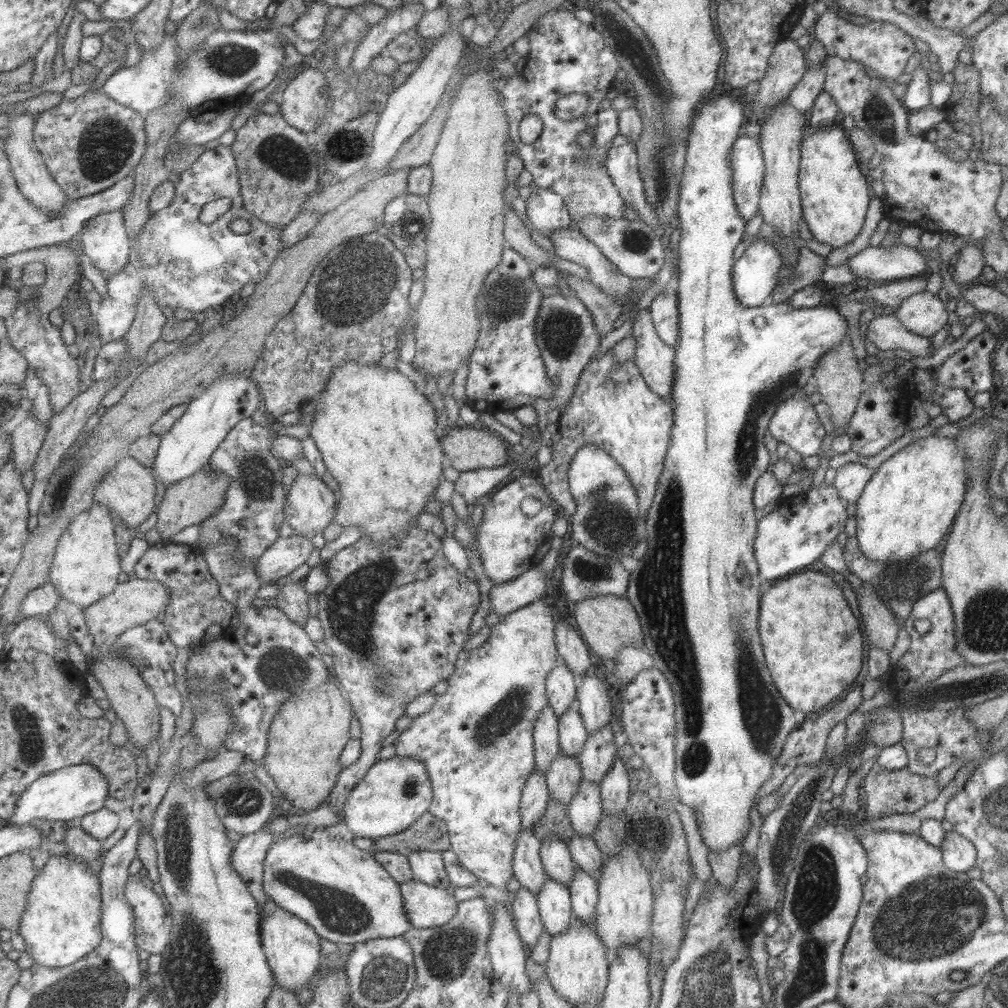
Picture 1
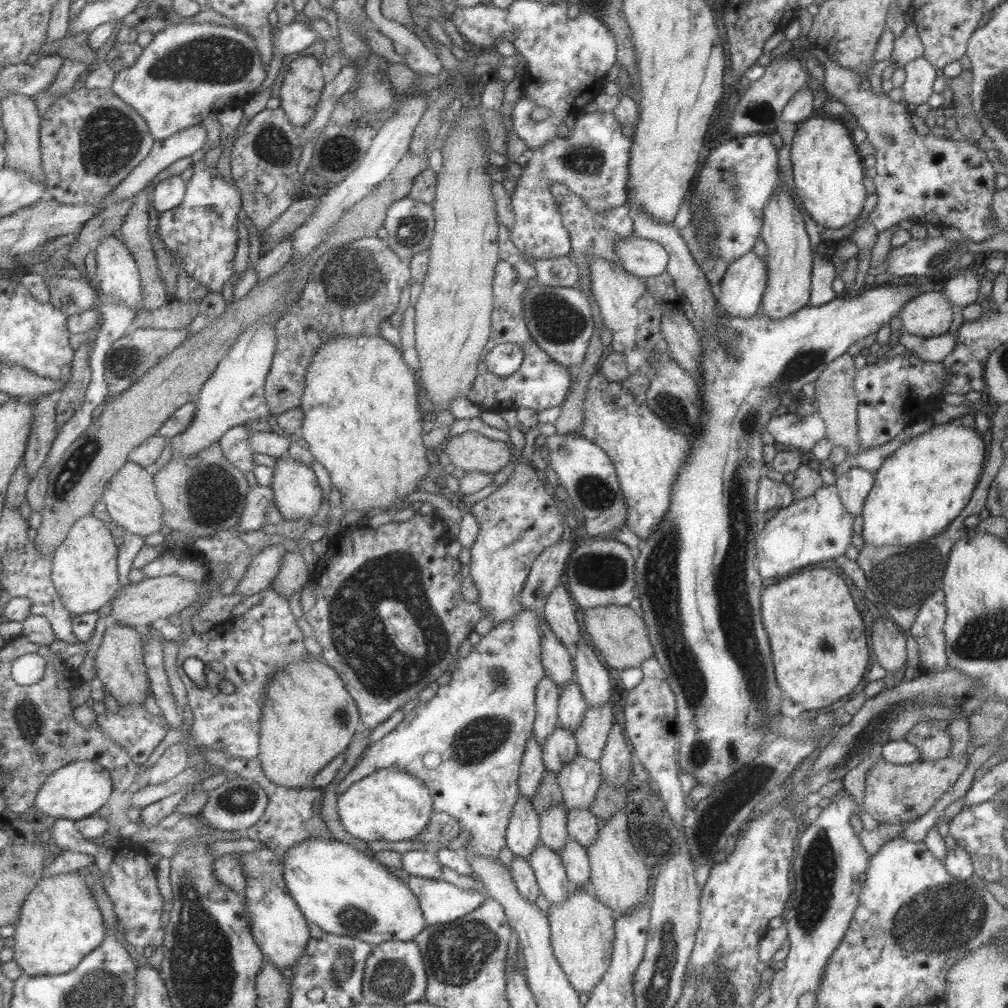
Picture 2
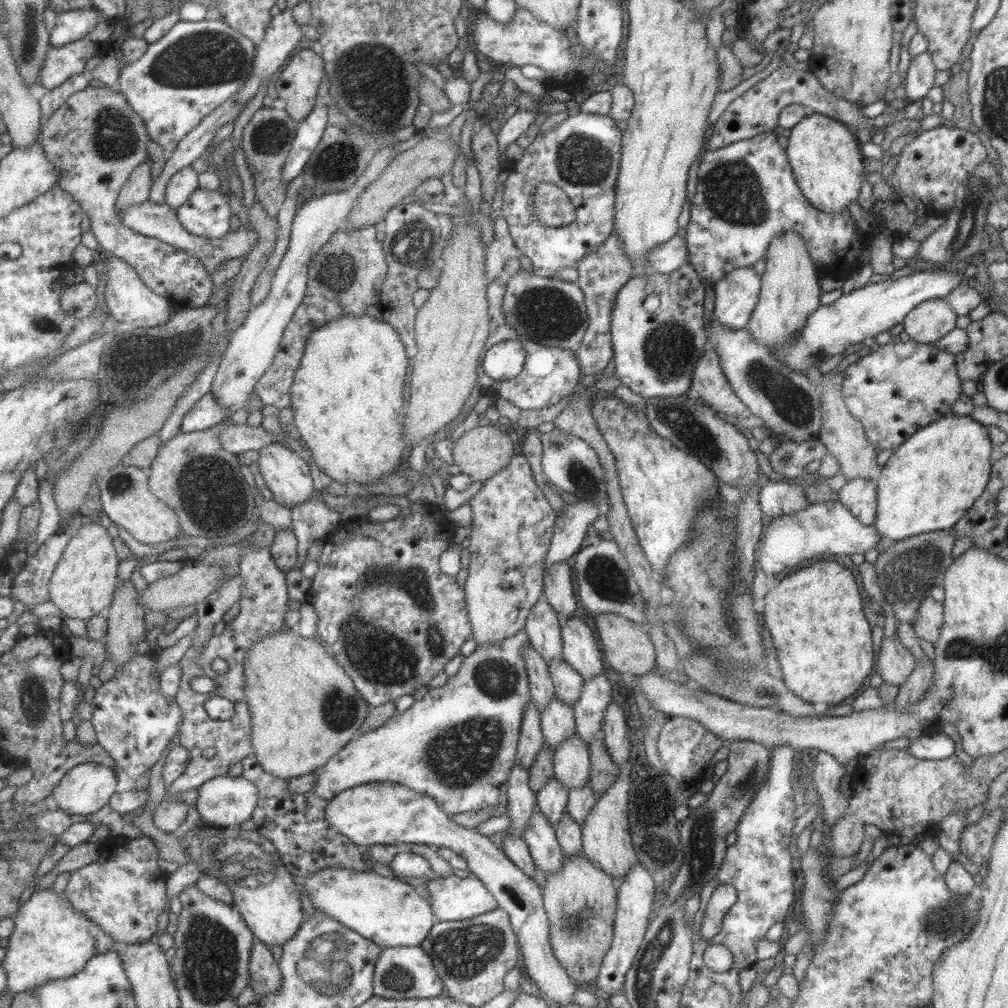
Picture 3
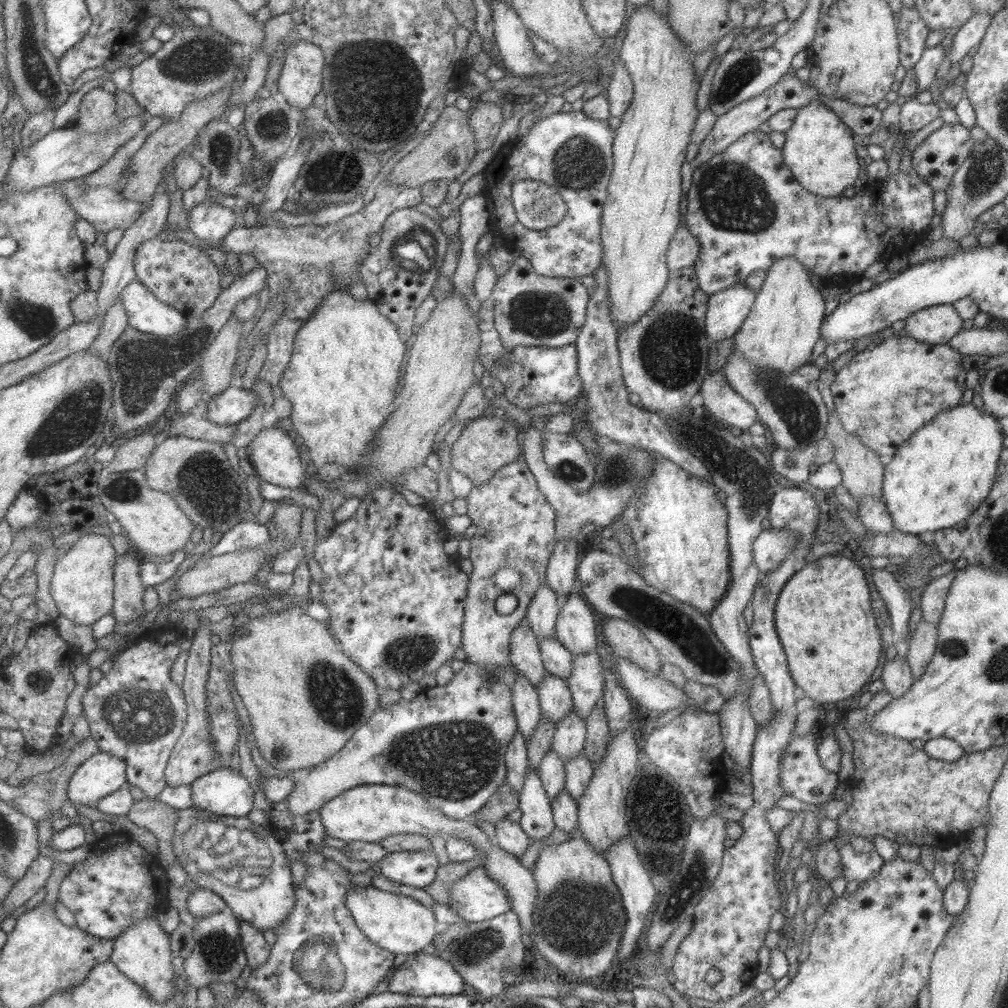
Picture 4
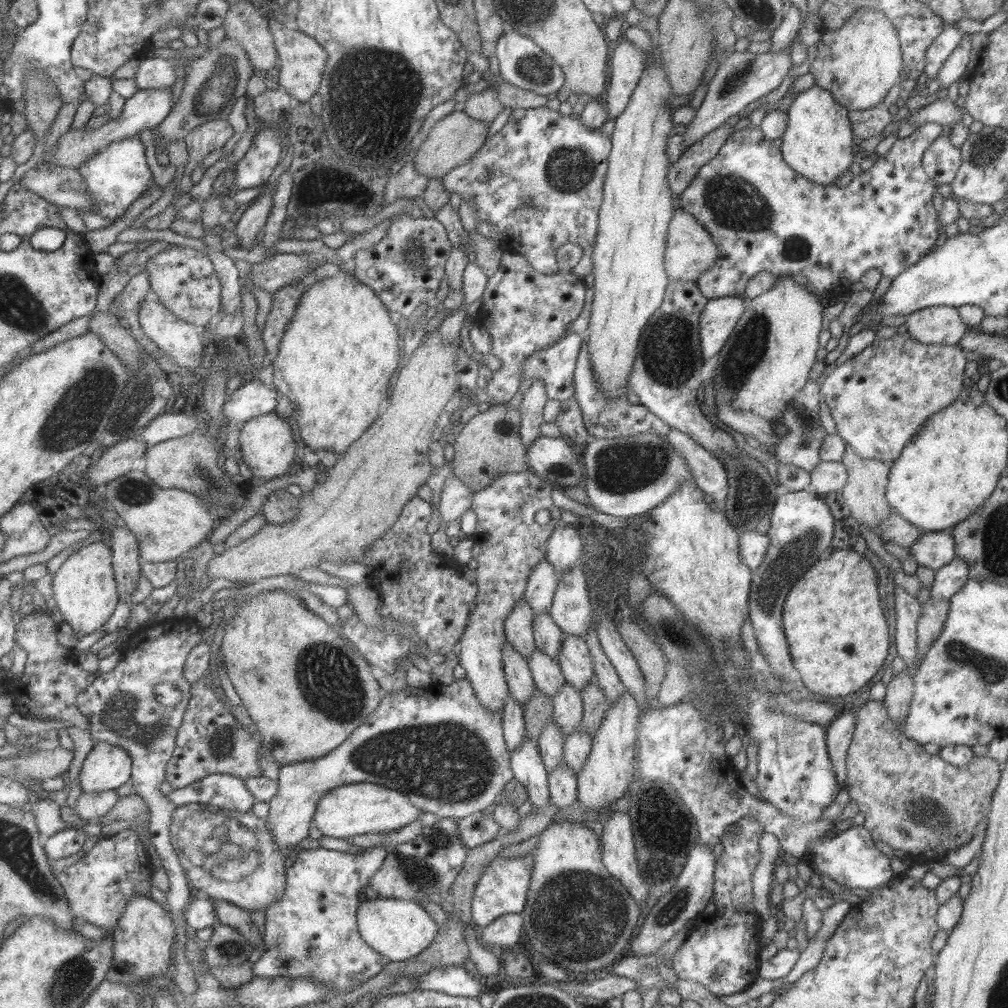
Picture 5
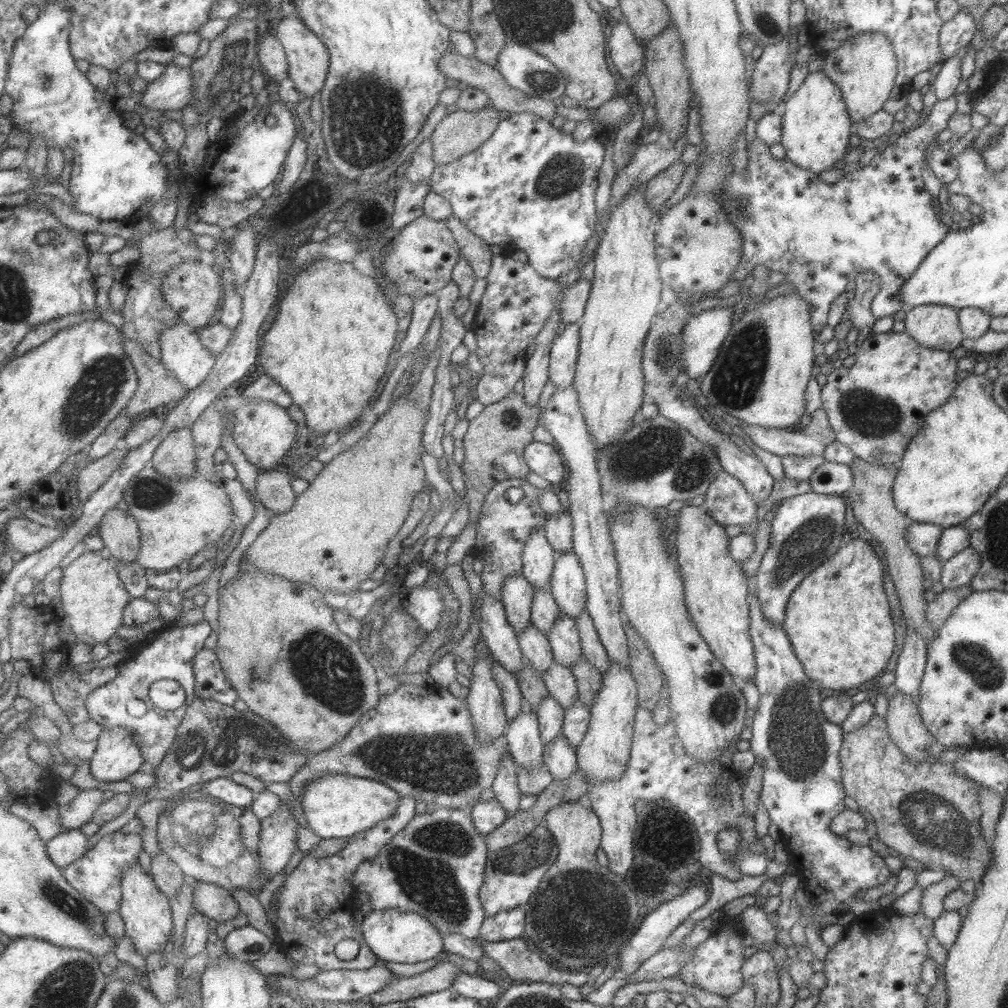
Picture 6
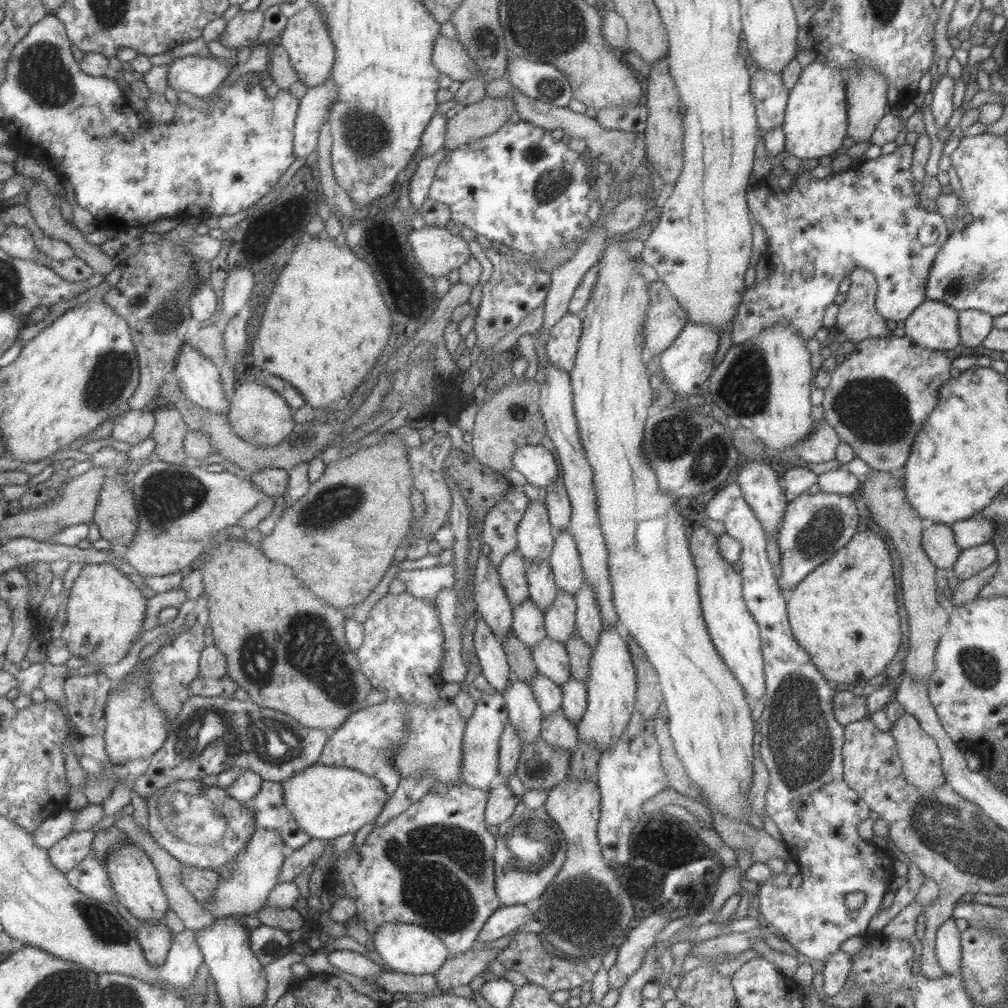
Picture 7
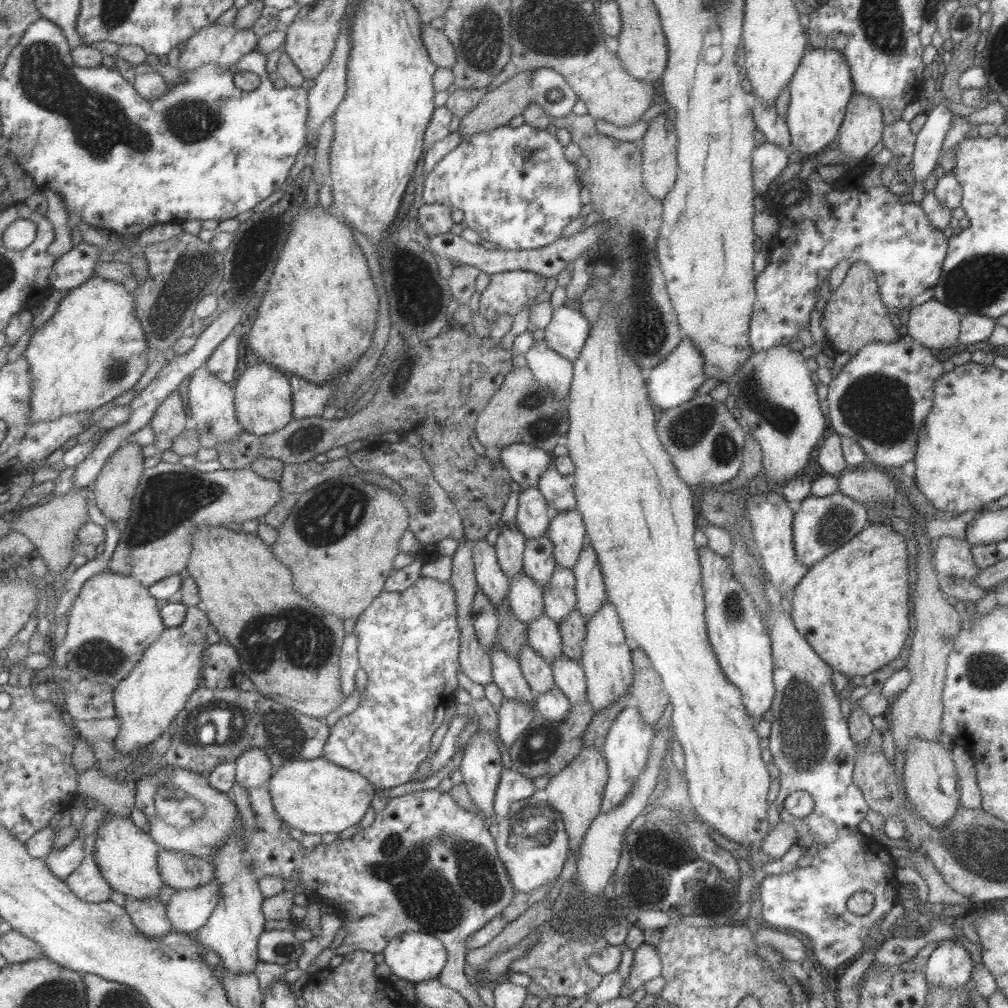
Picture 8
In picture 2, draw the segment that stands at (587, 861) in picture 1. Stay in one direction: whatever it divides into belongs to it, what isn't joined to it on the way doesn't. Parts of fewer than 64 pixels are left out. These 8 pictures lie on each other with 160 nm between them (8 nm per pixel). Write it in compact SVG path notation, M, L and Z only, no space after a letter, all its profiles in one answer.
M569 809L566 812L567 837L583 849L593 845L593 840L597 839L598 823L593 814L588 809Z

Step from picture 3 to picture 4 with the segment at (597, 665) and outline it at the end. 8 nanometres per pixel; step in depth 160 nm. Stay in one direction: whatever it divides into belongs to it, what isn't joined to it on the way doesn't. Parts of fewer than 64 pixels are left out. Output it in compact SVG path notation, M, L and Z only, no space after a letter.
M578 590L560 601L554 637L572 656L595 651L595 628L592 607L585 602Z

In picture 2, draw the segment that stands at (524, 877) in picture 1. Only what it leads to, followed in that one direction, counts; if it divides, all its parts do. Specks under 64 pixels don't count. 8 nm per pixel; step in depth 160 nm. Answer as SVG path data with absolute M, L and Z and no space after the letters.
M523 796L517 798L511 807L511 817L505 832L505 844L512 856L528 860L538 842L538 815L533 811L530 800Z

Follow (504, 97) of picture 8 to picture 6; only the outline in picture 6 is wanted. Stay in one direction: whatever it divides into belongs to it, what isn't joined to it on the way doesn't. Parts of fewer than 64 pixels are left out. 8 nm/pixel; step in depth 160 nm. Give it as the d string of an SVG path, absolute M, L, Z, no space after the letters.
M491 106L469 112L457 109L450 114L446 114L437 123L437 126L435 126L430 135L434 164L443 165L455 162L460 156L475 150L478 146L481 146L482 142L485 142L485 139L490 137L490 134L495 130L500 120L499 111Z

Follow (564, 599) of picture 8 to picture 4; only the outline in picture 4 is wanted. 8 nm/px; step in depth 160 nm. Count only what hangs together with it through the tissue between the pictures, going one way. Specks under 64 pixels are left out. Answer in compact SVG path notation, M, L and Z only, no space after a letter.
M595 651L573 656L572 671L566 685L572 696L574 712L585 720L601 700L604 689L604 670Z

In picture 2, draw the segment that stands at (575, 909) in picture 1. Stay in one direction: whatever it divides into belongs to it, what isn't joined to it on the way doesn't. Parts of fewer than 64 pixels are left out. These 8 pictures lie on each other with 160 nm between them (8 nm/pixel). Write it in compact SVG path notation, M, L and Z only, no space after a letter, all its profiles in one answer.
M567 838L563 849L559 850L559 857L572 889L587 887L590 879L590 864L586 850L577 842Z

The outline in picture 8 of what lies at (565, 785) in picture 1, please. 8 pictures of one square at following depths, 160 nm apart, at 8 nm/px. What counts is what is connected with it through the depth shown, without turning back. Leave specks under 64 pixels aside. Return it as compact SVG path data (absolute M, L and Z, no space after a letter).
M523 572L510 580L507 599L514 617L525 625L537 620L544 612L541 587Z

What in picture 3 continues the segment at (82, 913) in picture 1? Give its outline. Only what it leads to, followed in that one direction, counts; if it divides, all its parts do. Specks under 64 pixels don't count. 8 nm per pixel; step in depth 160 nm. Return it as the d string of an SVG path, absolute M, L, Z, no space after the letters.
M51 887L48 889L37 889L31 898L23 903L18 915L13 918L15 927L10 937L10 945L6 949L6 956L2 964L9 975L9 989L14 996L24 993L29 989L39 988L50 980L68 979L80 973L88 962L107 951L114 950L117 941L97 924L93 919L87 918L85 914L77 912L71 900L67 898L64 890L62 893L55 892Z

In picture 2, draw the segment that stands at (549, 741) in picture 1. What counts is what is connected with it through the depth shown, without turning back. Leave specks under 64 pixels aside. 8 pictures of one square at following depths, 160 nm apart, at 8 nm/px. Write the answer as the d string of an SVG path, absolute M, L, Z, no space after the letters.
M545 676L537 683L532 737L539 746L545 744L546 738L558 726L559 695L559 687L550 678Z

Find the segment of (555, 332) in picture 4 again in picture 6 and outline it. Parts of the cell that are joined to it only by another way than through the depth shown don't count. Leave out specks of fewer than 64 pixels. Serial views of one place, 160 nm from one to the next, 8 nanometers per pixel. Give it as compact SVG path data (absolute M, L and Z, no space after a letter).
M506 253L493 255L485 280L485 291L470 331L475 334L476 356L483 366L483 373L475 386L475 396L487 406L505 398L512 391L513 384L522 379L523 362L527 358L525 347L533 344L553 309L559 309L561 323L579 322L592 284L579 279L567 288L559 288L555 279L542 278L529 263L513 260Z

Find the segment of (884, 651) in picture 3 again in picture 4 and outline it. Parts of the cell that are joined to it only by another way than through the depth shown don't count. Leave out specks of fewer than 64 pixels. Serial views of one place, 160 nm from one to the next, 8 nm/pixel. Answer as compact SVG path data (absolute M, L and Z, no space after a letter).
M895 655L885 662L879 680L892 698L905 694L913 682L906 657Z

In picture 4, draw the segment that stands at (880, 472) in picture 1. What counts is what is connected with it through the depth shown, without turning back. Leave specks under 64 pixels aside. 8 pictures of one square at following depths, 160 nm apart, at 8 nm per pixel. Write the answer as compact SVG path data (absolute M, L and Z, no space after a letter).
M971 403L938 413L908 437L883 469L881 498L894 530L930 535L965 520L993 486L1003 438L999 420Z

